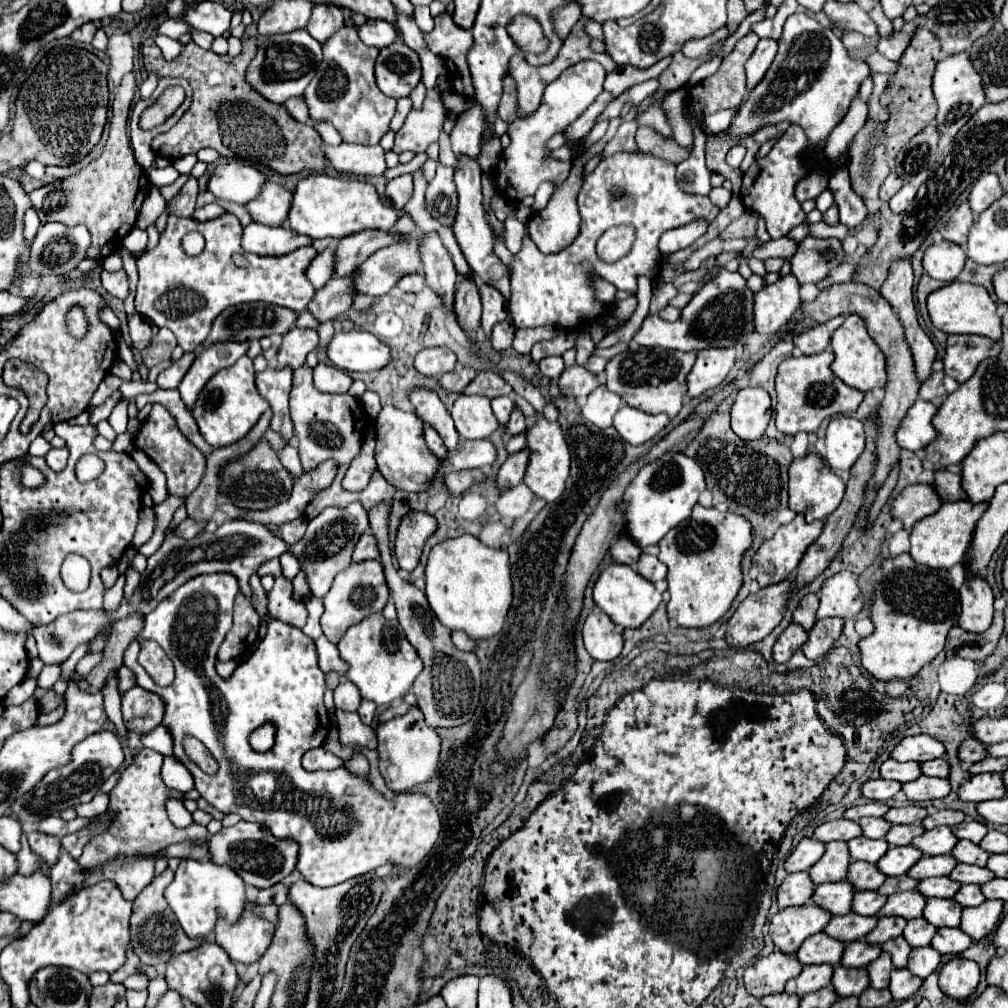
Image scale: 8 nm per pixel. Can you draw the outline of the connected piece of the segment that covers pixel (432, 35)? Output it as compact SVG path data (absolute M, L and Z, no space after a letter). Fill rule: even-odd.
M450 12L436 16L434 22L436 22L434 30L424 34L424 42L434 54L442 56L454 90L458 94L472 98L474 88L472 88L472 78L466 62L466 54L474 44L472 32L456 26Z

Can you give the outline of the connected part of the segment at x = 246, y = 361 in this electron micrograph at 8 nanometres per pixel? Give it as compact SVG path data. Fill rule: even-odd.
M242 356L234 366L220 370L200 392L192 416L200 428L200 434L212 448L230 446L242 440L268 410L268 402L260 396L254 384L254 366L248 356Z

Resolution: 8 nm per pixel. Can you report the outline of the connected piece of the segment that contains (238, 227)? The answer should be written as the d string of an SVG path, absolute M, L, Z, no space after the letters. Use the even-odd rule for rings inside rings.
M224 214L214 220L198 222L194 218L168 218L164 236L154 250L138 258L138 290L136 312L148 318L156 326L166 326L174 332L184 352L194 352L212 328L212 320L228 306L238 302L268 302L304 312L314 296L312 284L308 284L304 270L318 254L312 246L298 248L284 256L258 256L240 248L243 227L234 214ZM198 230L206 238L206 250L200 256L190 258L182 248L182 236ZM241 252L248 258L248 268L238 268L232 262L232 254Z

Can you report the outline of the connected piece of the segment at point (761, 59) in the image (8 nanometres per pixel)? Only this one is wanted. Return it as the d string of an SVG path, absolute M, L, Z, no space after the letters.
M762 38L752 54L752 58L746 62L746 74L748 74L748 90L756 86L756 82L762 80L764 72L770 68L774 56L778 50L778 42L772 38Z

